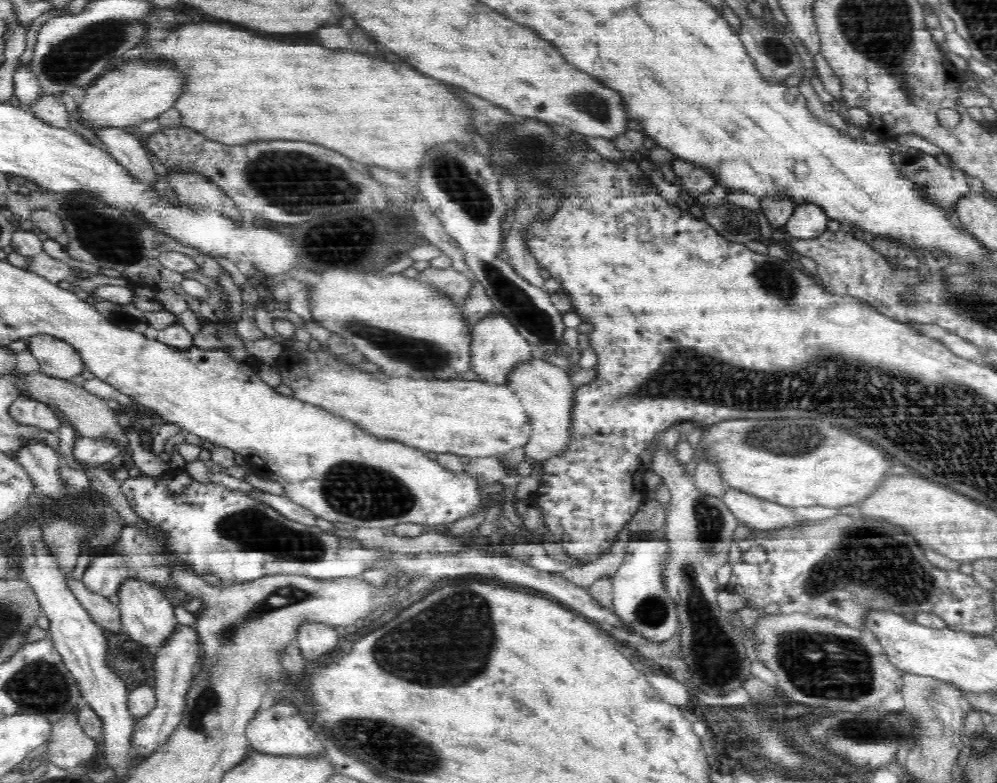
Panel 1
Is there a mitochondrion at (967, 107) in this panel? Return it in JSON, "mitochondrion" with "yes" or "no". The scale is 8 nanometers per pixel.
{"mitochondrion":"no"}

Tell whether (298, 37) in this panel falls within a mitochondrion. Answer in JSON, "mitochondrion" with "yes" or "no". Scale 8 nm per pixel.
{"mitochondrion":"no"}

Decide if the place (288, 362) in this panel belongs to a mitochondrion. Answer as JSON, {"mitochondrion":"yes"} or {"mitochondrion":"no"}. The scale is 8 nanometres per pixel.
{"mitochondrion":"no"}

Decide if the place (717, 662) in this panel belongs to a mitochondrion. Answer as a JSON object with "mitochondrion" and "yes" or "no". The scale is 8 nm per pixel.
{"mitochondrion":"yes"}

